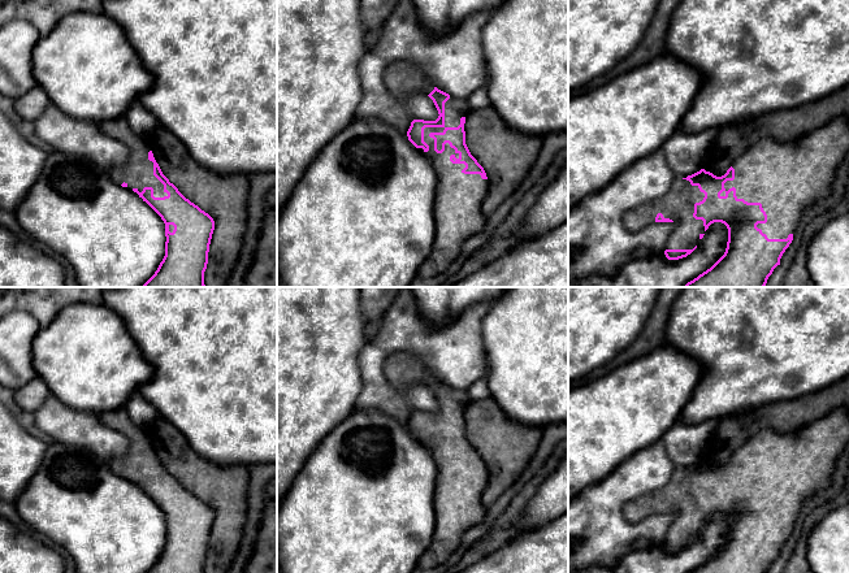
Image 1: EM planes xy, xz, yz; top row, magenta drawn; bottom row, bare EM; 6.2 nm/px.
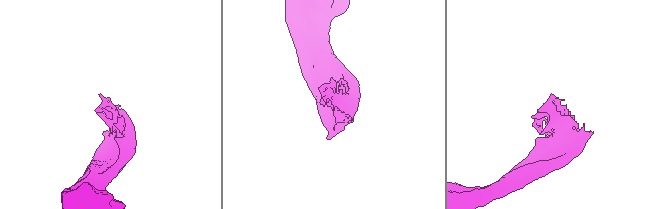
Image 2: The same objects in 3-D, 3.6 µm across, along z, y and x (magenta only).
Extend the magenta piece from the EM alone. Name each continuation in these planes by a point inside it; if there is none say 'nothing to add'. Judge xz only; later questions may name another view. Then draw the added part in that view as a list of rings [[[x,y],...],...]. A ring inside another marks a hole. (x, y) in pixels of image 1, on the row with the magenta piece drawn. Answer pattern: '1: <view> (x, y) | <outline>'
1: xz (458, 207) | [[[454,97],[445,103],[445,126],[425,127],[424,142],[429,151],[420,151],[426,156],[437,175],[434,221],[436,240],[433,251],[421,265],[419,275],[433,278],[442,273],[459,255],[464,242],[482,231],[488,217],[482,214],[482,203],[488,194],[489,181],[480,174],[464,174],[464,164],[452,164],[450,156],[459,159],[459,153],[445,144],[445,151],[434,151],[430,133],[443,133],[446,127],[458,127],[462,117],[468,117],[472,109],[467,99]]]

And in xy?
1: xy (138, 172) | [[[122,116],[96,125],[104,134],[120,140],[129,148],[127,162],[111,170],[112,181],[118,185],[125,182],[129,190],[137,188],[139,192],[144,187],[152,187],[155,197],[168,196],[164,185],[153,175],[153,162],[148,160],[151,151],[148,140],[137,135],[126,118]]]

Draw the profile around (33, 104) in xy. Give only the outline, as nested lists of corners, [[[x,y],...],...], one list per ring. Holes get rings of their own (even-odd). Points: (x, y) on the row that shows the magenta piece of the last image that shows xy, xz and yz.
[[[36,86],[14,100],[14,109],[21,118],[34,122],[46,112],[49,104],[49,96]]]

